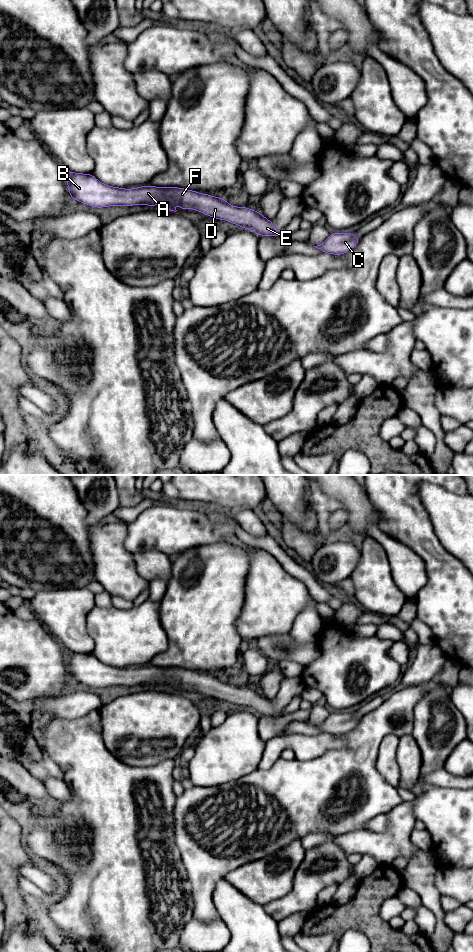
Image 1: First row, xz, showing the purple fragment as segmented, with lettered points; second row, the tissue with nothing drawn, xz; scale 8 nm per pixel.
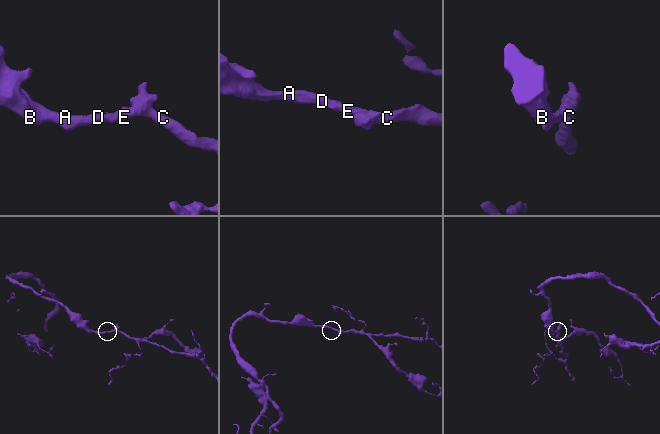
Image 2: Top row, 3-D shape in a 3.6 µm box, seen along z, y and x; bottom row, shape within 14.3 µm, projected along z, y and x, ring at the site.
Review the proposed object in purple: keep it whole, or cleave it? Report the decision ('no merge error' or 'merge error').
no merge error

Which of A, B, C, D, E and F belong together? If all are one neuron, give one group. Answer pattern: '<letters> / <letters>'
A B C D E F

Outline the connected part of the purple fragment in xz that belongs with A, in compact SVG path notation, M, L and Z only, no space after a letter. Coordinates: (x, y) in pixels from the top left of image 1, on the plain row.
M64 650L67 661L67 667L71 679L77 680L82 684L86 684L95 688L104 688L109 686L134 686L147 685L167 686L170 691L177 691L174 684L177 681L182 690L189 690L190 688L197 690L214 699L227 700L232 704L239 705L242 709L249 709L259 716L281 716L282 710L276 710L273 706L272 700L265 698L260 692L255 691L244 686L235 687L230 685L223 677L214 677L209 674L199 673L193 670L187 670L180 667L157 667L144 665L132 669L125 669L120 667L108 666L101 663L91 653L75 653Z

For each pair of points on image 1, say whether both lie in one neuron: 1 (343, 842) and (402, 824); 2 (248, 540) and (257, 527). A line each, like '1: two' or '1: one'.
1: one
2: two

